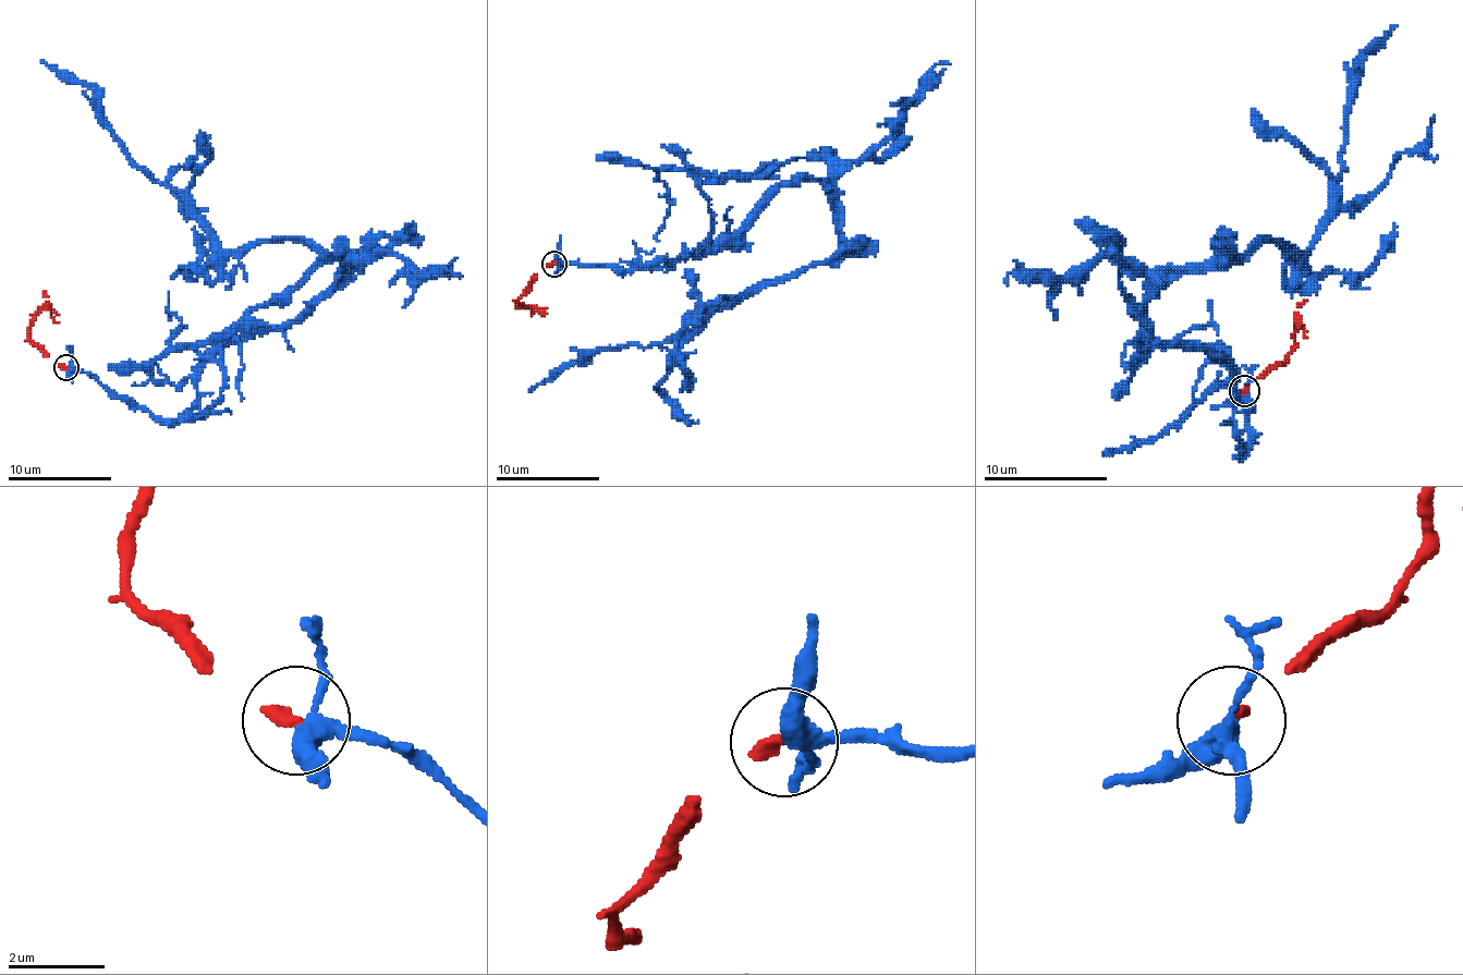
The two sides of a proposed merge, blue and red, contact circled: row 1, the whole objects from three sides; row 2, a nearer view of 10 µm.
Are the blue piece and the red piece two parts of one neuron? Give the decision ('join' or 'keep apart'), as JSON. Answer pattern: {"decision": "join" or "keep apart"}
{"decision": "keep apart"}

